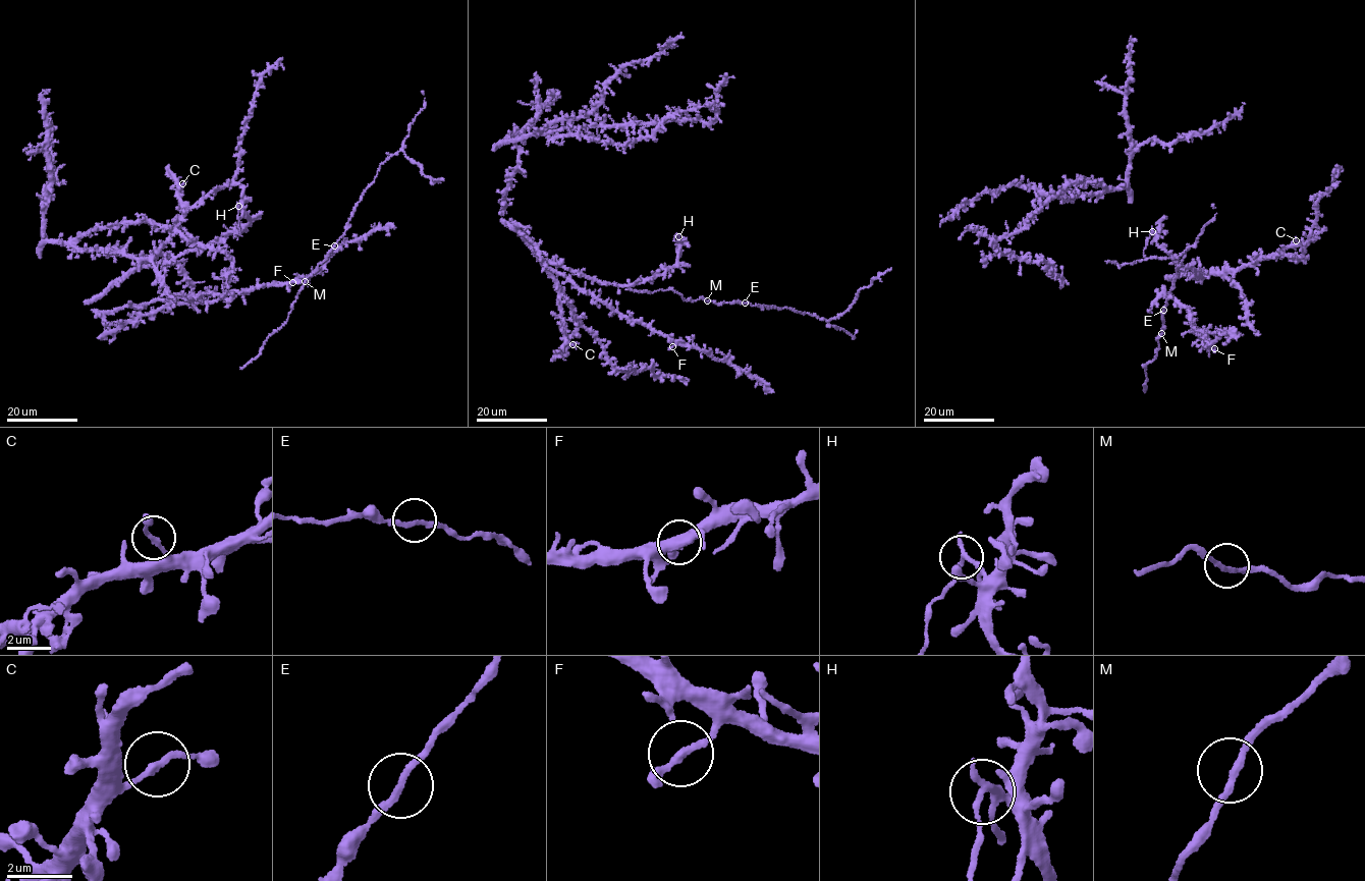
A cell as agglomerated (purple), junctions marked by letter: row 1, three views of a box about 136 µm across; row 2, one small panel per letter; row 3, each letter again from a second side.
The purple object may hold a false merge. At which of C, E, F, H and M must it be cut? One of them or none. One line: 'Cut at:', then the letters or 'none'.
Cut at: H

